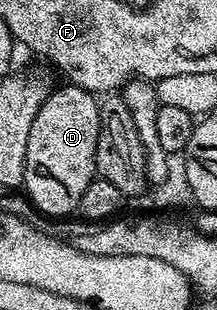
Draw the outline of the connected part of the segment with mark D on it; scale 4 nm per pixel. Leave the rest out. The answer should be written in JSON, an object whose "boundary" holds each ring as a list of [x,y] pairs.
{"boundary":[[[64,85],[56,91],[52,90],[47,100],[39,107],[37,117],[33,121],[33,129],[29,129],[29,145],[25,153],[25,173],[23,187],[29,198],[35,202],[39,211],[47,215],[67,215],[74,212],[81,201],[81,193],[89,189],[92,179],[96,178],[95,154],[97,153],[97,137],[99,136],[100,100],[85,88]]]}

